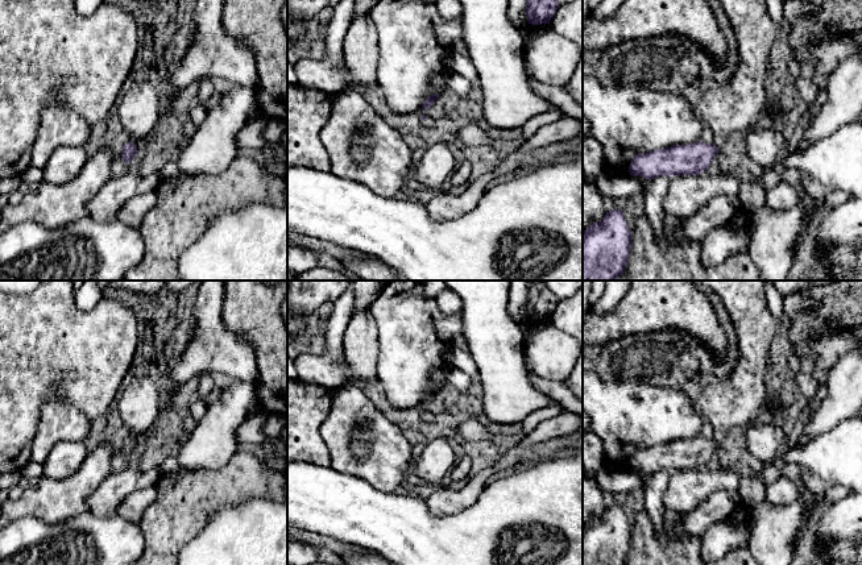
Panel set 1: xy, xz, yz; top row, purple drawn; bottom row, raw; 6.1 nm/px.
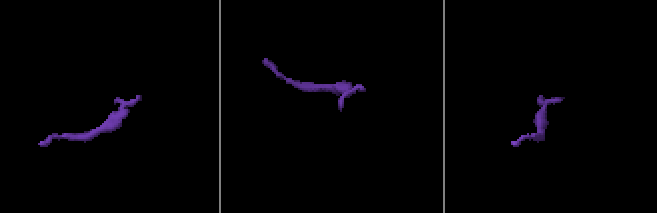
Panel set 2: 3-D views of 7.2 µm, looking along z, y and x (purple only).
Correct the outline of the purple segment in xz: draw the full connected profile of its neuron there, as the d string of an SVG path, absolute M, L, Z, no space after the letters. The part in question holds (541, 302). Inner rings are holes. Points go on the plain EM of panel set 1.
M530 282L526 300L526 311L529 319L550 319L551 313L556 308L558 302L559 298L550 291L546 283Z

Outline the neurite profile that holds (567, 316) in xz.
M583 288L571 298L559 299L550 320L580 342L579 358L565 383L571 392L583 400Z

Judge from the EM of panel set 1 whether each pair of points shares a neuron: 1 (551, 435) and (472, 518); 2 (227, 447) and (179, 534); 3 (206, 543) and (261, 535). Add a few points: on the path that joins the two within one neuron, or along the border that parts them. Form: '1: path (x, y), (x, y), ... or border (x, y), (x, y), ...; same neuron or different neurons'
1: border (527, 461), (512, 470); different neurons
2: border (227, 462), (215, 469), (183, 469); different neurons
3: path (219, 543), (248, 543); same neuron

